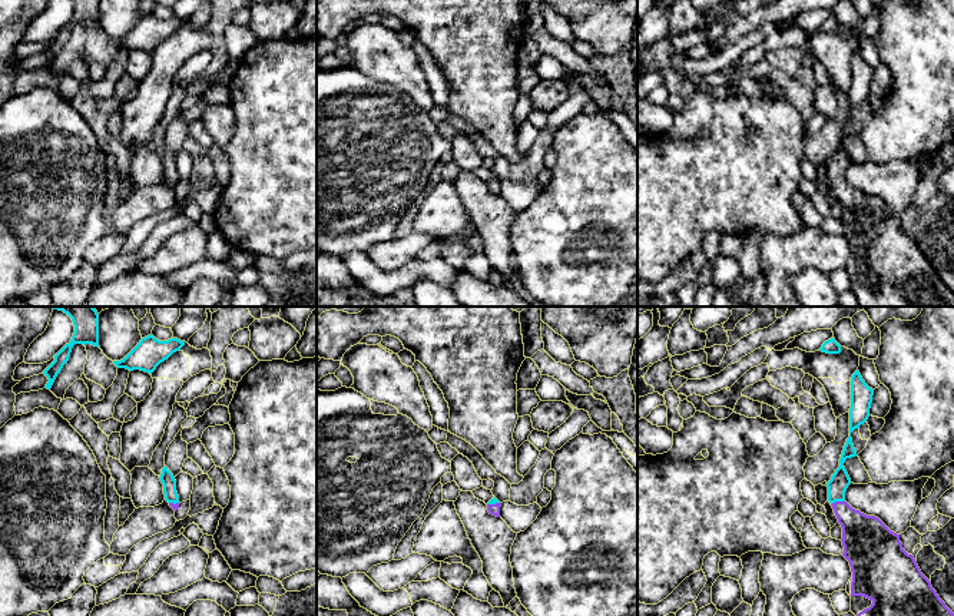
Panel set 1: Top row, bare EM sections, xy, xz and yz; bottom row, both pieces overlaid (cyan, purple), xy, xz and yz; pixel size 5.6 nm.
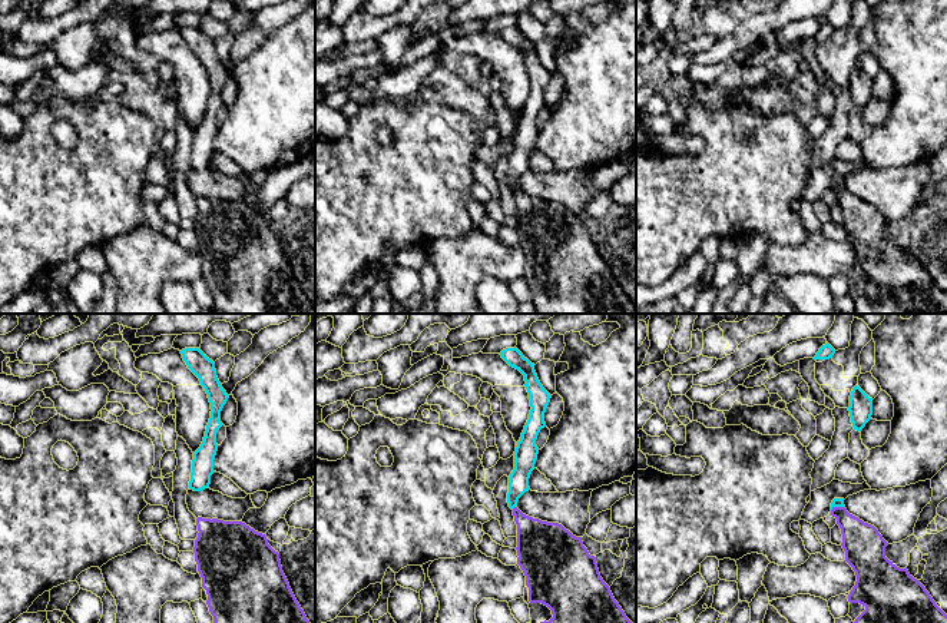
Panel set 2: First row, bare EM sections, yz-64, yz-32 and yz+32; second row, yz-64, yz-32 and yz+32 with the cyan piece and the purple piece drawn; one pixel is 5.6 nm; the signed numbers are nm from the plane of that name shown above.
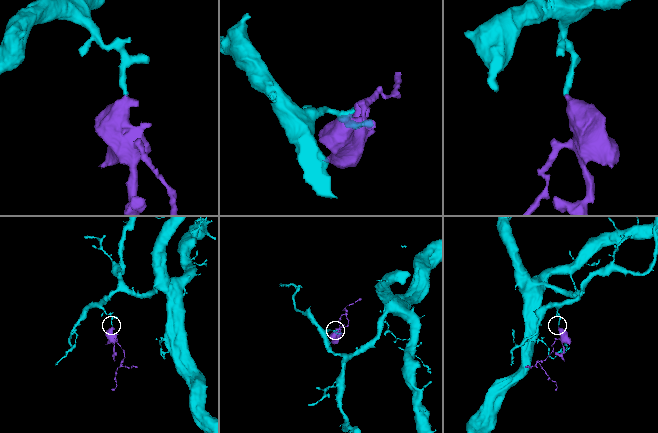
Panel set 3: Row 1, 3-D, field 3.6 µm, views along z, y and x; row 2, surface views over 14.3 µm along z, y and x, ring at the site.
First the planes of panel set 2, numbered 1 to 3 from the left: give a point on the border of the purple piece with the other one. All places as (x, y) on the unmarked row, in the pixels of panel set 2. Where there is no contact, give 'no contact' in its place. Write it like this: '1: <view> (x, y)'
1: no contact
2: yz-32 (513, 186)
3: yz+32 (834, 185)

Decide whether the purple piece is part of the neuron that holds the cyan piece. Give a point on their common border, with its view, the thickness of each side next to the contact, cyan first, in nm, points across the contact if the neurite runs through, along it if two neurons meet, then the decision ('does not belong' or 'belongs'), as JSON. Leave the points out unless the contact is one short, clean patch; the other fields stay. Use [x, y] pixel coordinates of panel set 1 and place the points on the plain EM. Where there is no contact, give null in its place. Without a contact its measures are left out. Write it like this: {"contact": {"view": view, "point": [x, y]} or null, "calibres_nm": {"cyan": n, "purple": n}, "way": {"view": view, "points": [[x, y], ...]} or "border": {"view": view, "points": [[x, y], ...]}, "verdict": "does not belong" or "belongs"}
{"contact": {"view": "yz", "point": [837, 179]}, "calibres_nm": {"cyan": 110, "purple": 240}, "way": {"view": "yz", "points": [[837, 165], [837, 179], [863, 215]]}, "verdict": "belongs"}

